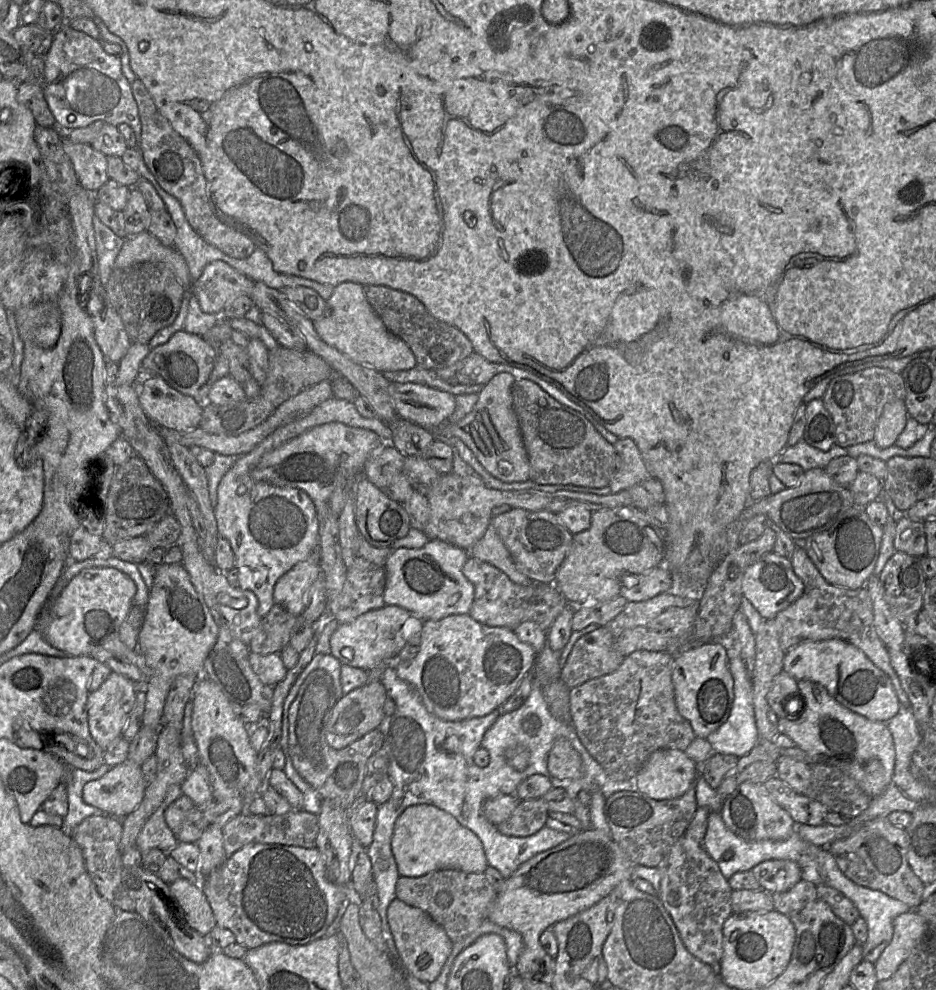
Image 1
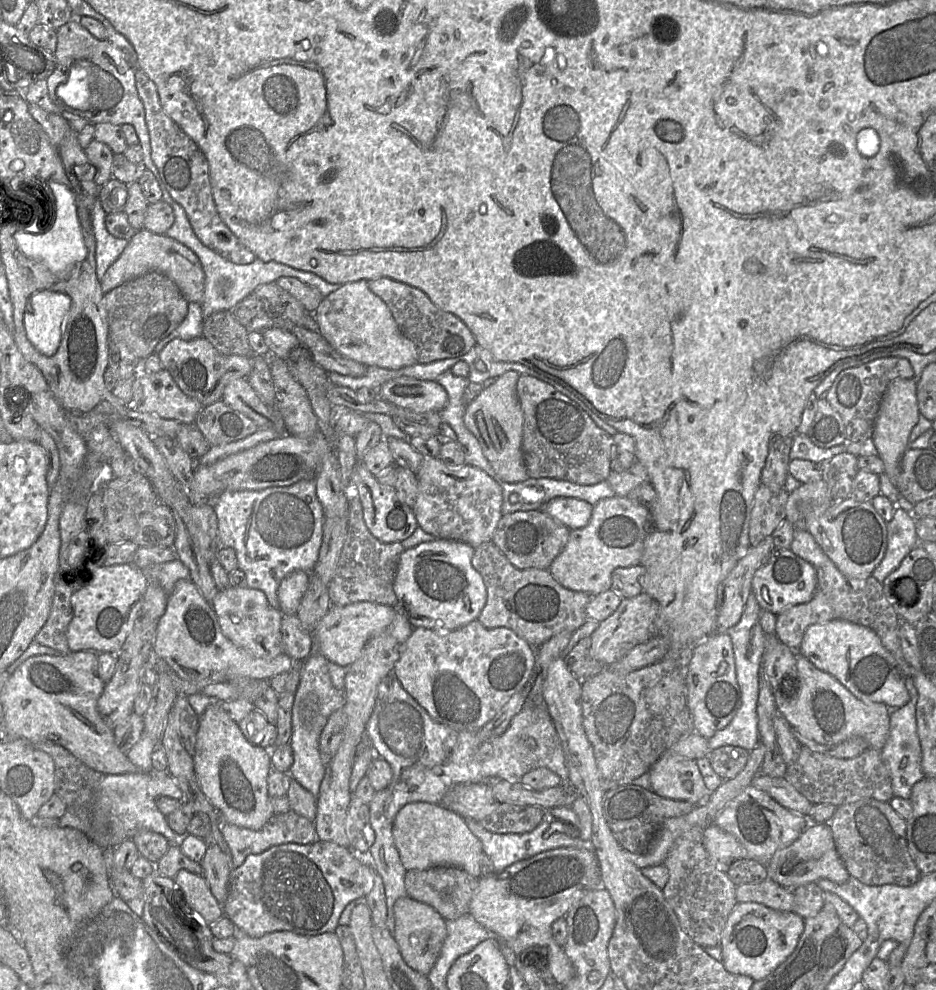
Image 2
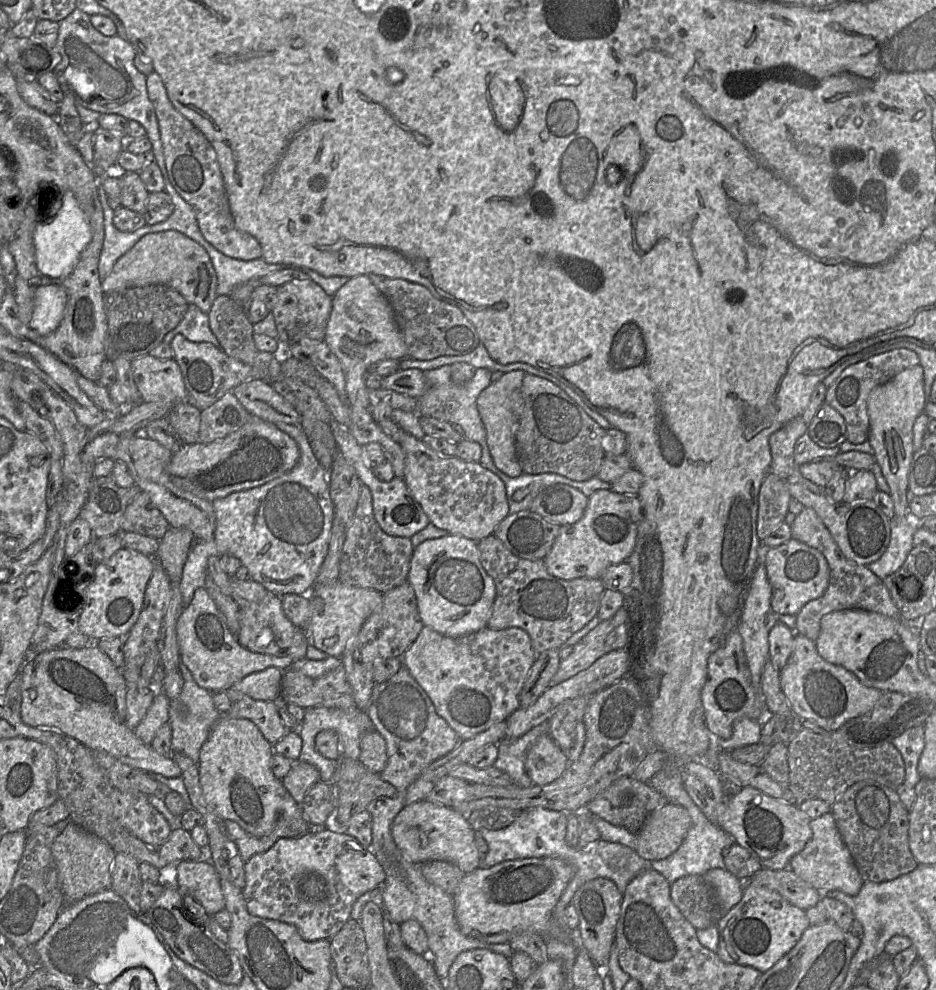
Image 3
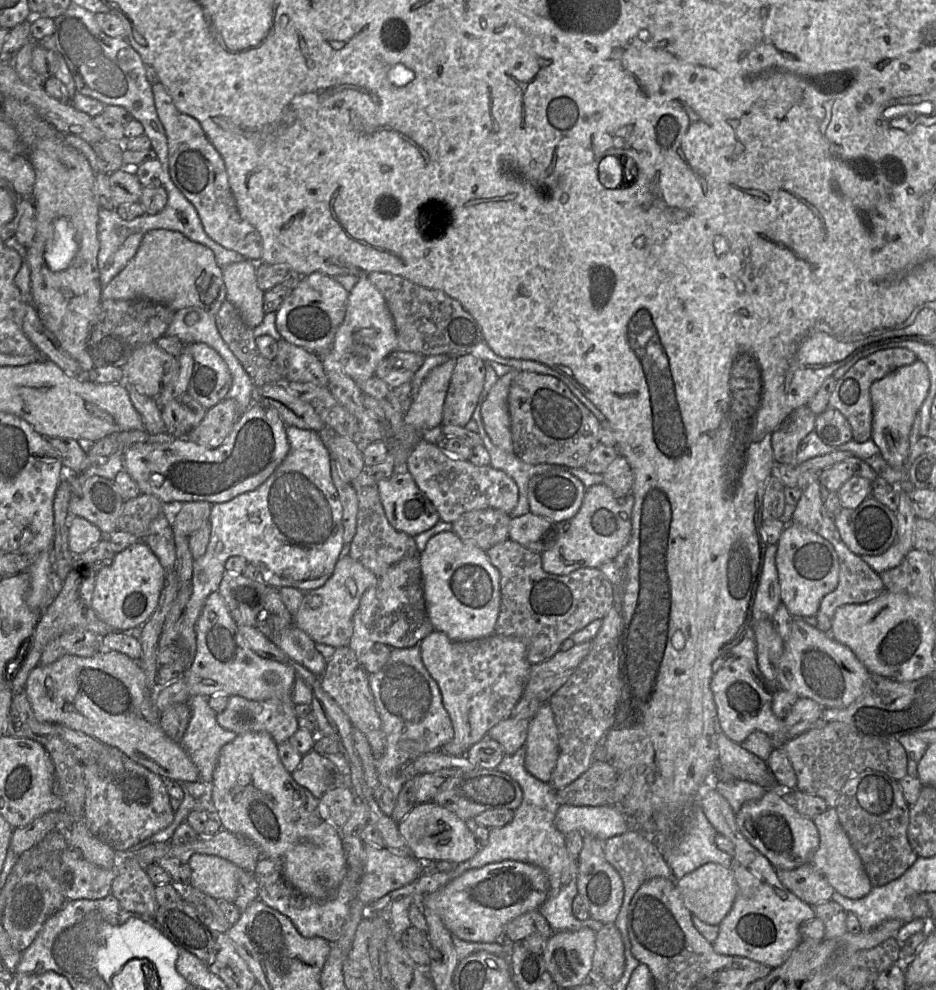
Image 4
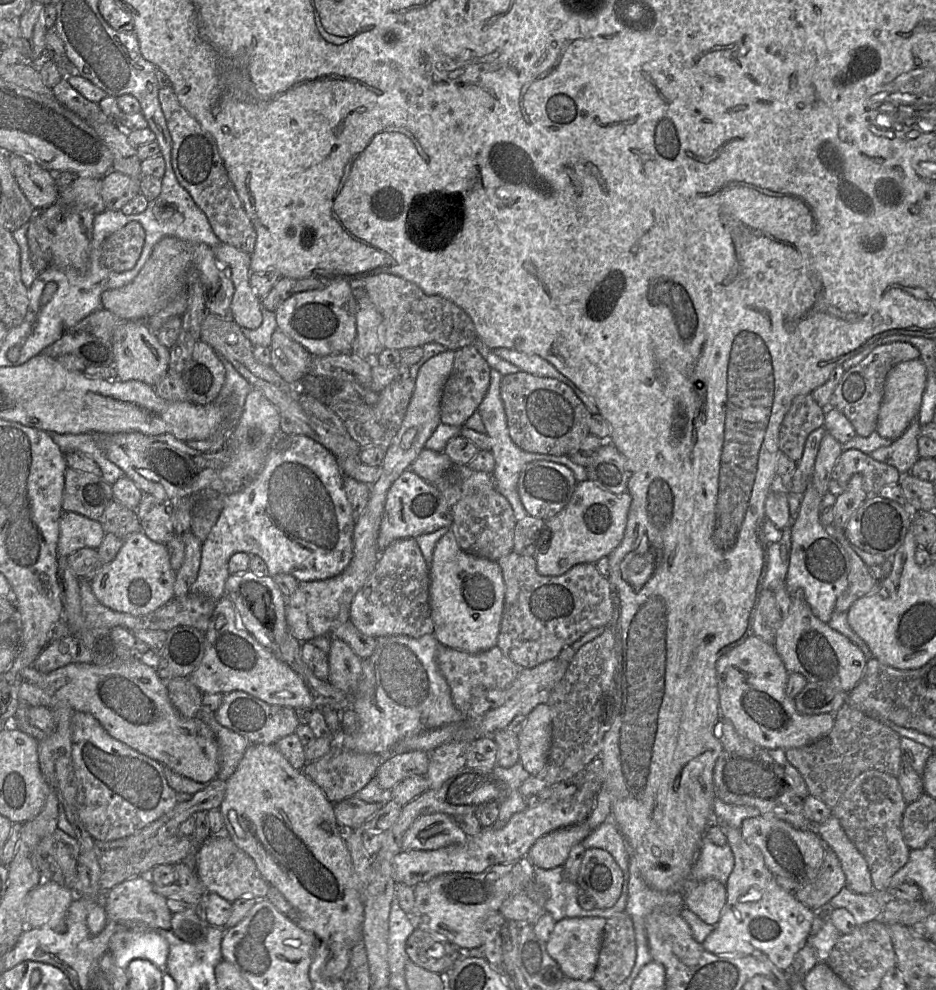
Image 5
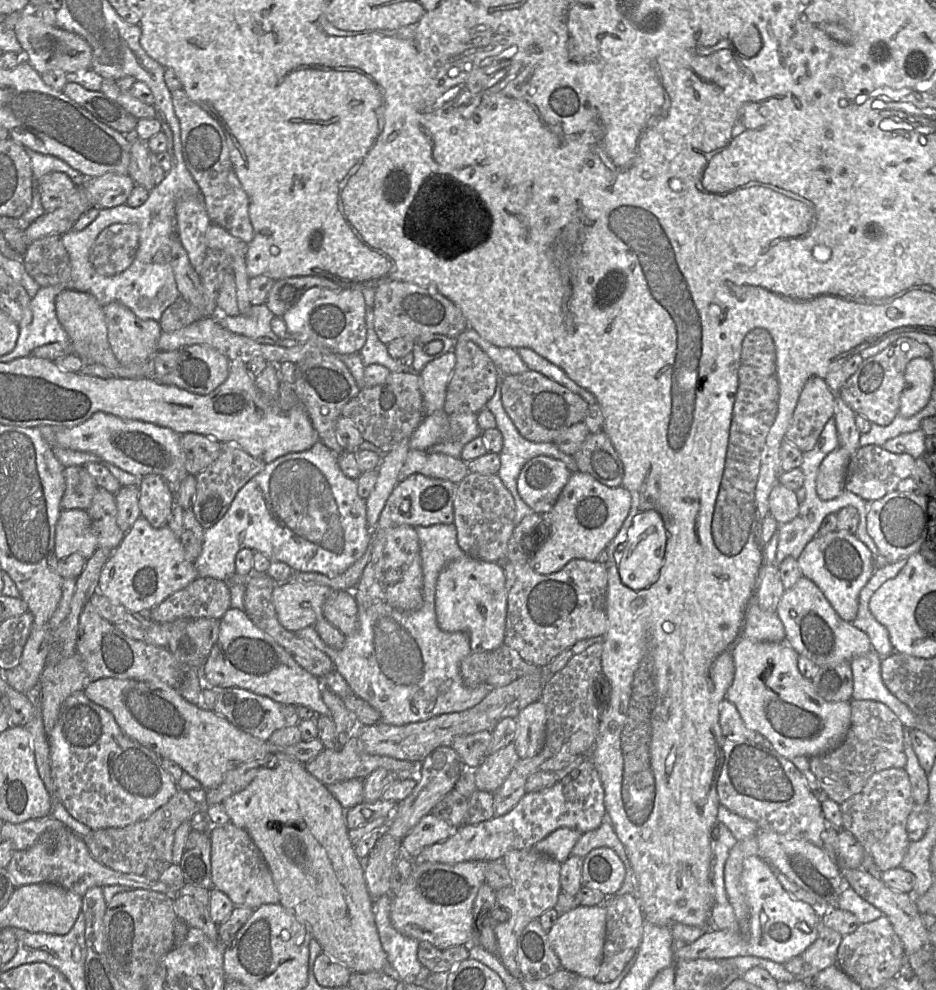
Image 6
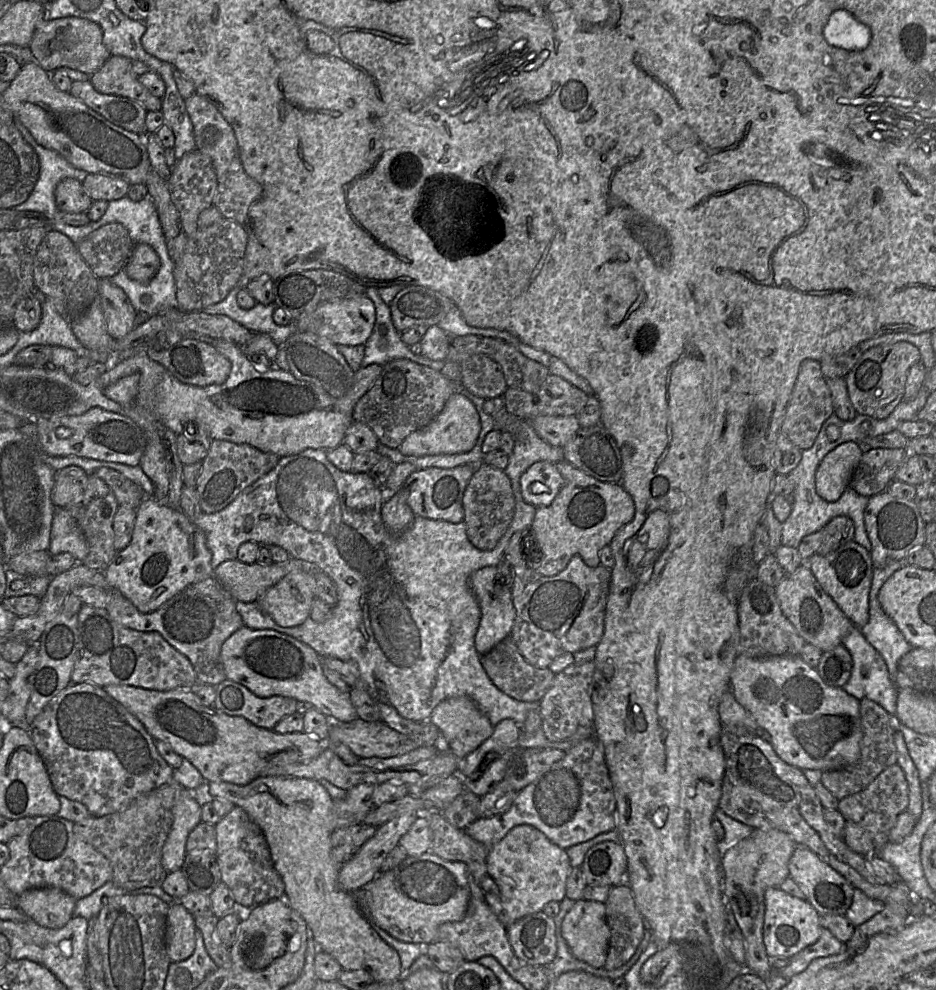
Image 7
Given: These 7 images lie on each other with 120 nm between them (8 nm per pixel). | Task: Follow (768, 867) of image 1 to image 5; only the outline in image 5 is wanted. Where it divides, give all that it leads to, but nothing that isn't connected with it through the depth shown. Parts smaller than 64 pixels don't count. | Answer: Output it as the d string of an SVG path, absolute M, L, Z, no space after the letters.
M832 815L825 822L815 825L825 847L837 855L846 877L846 887L858 894L871 894L875 891L868 864L851 841L839 820Z

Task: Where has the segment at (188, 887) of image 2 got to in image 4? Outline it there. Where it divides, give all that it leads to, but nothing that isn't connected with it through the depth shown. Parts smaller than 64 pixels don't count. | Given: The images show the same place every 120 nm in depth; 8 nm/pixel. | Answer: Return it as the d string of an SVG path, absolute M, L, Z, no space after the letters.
M194 854L188 861L192 887L217 901L234 903L243 869L218 856Z

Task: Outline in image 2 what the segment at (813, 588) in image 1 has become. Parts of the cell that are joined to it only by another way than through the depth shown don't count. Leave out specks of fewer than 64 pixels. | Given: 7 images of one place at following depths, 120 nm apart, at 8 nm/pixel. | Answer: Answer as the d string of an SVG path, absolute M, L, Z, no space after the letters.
M795 529L790 549L797 556L809 562L816 570L817 587L809 602L791 606L777 615L775 634L792 650L798 650L806 629L814 624L841 619L872 629L883 646L893 654L900 671L913 681L915 670L905 660L901 651L899 627L901 620L886 599L881 583L874 577L865 579L850 578L843 575L833 561L823 552L812 534L807 530Z

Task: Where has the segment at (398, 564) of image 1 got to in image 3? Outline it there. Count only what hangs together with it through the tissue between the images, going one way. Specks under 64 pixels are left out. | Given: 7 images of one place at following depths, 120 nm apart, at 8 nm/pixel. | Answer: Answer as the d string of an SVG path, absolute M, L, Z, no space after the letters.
M448 534L427 539L414 548L406 580L414 589L424 626L449 636L464 636L487 627L496 590L481 565L477 541Z

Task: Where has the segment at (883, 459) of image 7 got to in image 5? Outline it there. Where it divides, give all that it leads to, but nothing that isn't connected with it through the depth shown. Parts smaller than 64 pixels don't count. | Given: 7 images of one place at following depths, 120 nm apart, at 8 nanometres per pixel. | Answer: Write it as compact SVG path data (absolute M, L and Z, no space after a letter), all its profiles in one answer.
M843 450L832 470L828 492L835 496L842 494L854 474L862 476L863 489L868 495L878 495L889 484L900 484L902 477L894 466L876 461L860 450Z

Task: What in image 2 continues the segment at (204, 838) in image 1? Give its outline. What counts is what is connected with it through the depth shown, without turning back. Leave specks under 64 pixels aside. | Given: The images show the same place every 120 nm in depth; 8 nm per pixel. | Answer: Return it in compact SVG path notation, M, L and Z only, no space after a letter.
M208 843L200 866L212 894L222 905L227 898L229 877L234 868L230 854L224 852L218 845Z

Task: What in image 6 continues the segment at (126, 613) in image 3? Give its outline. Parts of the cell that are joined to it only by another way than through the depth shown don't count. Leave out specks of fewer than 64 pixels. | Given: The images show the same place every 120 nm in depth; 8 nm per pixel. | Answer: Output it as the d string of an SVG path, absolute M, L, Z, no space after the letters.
M139 516L120 544L112 551L107 562L100 572L97 591L106 596L115 604L122 605L127 610L137 613L148 613L152 608L158 606L170 595L186 587L198 577L195 563L185 558L184 549L180 538L165 525L154 528L143 516Z

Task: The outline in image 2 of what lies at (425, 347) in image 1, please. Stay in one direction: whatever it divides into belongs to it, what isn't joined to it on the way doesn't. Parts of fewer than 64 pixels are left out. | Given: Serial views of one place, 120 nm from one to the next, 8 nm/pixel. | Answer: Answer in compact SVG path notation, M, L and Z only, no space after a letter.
M386 277L369 280L368 287L386 303L402 333L413 342L419 363L460 357L476 344L467 325L456 315L439 309L422 290Z

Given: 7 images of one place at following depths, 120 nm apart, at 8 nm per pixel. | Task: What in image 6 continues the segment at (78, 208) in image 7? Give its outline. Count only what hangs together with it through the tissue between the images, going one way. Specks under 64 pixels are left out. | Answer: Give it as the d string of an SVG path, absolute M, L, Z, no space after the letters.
M52 172L41 177L38 189L44 210L47 212L64 206L76 188L71 178L63 172Z

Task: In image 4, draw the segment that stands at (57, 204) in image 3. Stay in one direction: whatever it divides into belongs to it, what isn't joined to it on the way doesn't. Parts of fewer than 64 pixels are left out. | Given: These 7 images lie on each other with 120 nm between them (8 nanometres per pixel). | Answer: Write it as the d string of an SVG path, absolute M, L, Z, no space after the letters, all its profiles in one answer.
M64 217L53 224L53 237L46 246L44 258L52 271L65 270L78 250L76 234L71 223Z

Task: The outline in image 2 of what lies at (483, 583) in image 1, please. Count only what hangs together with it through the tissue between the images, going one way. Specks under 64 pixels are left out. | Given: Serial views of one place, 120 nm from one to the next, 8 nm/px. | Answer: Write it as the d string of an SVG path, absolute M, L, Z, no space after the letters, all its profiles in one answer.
M492 541L475 548L471 563L481 575L487 590L485 606L477 619L486 628L508 628L534 649L538 649L553 636L563 631L573 633L587 621L585 610L592 596L565 588L552 576L549 569L518 569Z

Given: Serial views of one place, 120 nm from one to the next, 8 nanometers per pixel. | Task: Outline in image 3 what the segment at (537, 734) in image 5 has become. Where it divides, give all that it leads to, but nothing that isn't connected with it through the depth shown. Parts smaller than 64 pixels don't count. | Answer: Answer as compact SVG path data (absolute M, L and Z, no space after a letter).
M549 734L537 738L527 754L525 768L533 785L545 786L557 780L566 770L568 759Z

